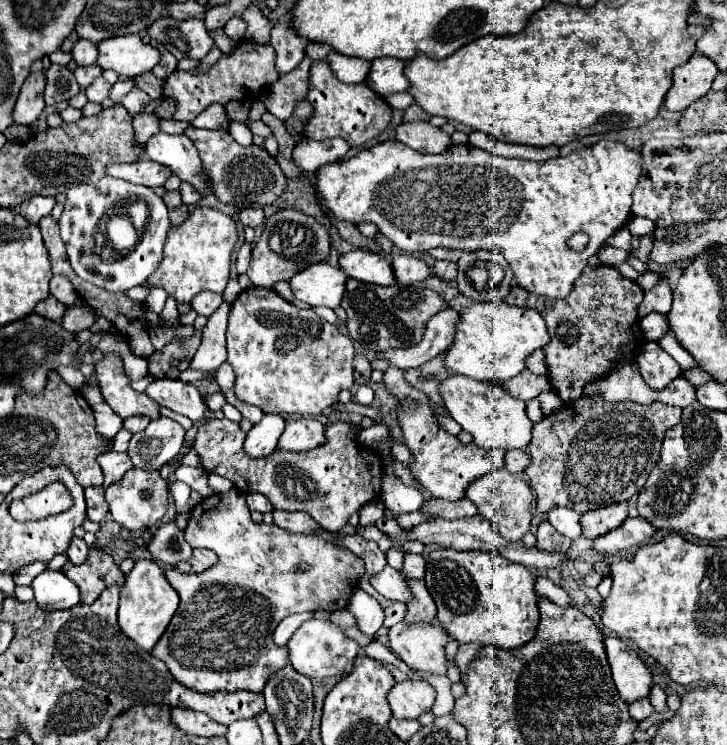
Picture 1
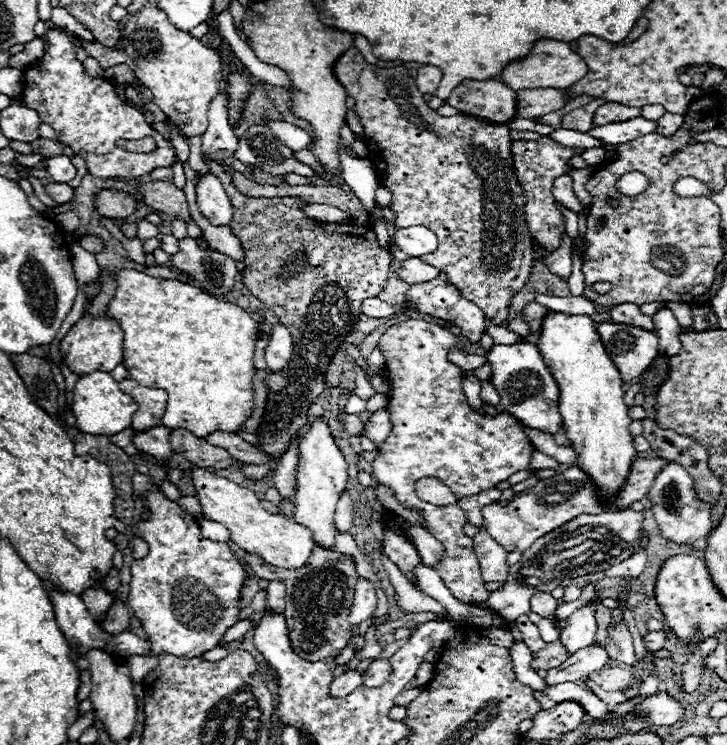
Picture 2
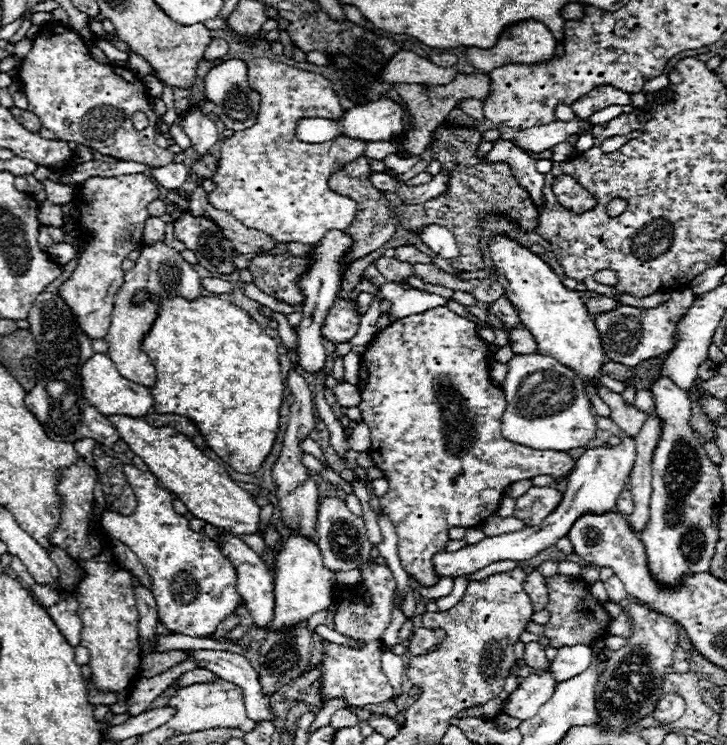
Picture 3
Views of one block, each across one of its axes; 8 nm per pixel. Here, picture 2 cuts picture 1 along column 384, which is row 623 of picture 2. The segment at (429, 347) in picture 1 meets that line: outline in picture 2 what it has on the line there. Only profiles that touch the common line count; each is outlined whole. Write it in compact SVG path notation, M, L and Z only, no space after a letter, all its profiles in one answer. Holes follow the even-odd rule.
M358 580L356 582L356 592L354 592L354 604L352 604L352 610L350 610L350 624L352 626L358 626L360 622L372 618L376 610L376 588L372 582L368 580Z

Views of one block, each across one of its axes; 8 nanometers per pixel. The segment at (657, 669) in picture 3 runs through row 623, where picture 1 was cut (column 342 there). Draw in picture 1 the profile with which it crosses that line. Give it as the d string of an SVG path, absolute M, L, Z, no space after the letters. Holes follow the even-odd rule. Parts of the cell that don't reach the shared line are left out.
M312 618L312 620L304 622L296 630L296 634L292 636L292 640L288 642L288 650L290 650L290 664L298 672L302 672L308 678L322 680L322 678L330 678L330 676L342 678L350 670L352 660L358 654L360 646L356 644L356 640L346 638L344 632L334 622Z

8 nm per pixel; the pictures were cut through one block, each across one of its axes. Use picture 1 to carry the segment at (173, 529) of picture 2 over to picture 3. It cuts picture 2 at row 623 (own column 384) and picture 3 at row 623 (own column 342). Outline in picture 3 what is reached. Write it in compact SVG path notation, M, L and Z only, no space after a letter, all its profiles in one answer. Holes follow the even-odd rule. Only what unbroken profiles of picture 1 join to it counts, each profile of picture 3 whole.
M130 464L124 468L124 472L128 484L134 488L138 506L132 516L104 512L104 534L120 540L140 558L152 578L158 620L170 632L194 638L210 638L216 626L242 604L242 598L236 592L236 570L232 562L222 554L220 546L212 538L202 532L194 532L190 522L182 514L174 512L172 494L160 488L156 484L158 480L150 472L142 472Z

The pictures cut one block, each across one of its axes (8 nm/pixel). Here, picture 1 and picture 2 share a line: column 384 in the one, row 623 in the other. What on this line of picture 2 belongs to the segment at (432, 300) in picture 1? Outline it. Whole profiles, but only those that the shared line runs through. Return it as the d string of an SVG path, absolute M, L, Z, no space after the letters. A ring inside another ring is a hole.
M316 546L312 556L304 568L286 570L264 564L258 556L246 554L244 562L248 564L250 572L258 578L266 580L280 580L286 584L286 624L288 636L294 652L304 656L306 660L326 660L334 658L344 650L352 638L352 624L348 622L348 614L354 600L354 588L358 582L356 564L350 556L340 554L336 550L324 550Z

